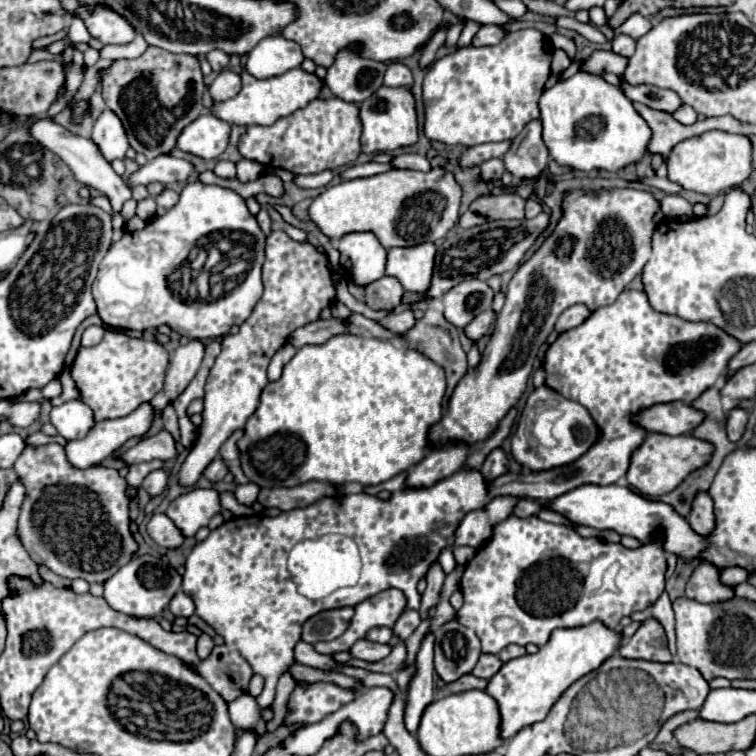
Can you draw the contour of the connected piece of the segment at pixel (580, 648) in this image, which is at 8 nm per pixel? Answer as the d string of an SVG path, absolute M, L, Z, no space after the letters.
M592 622L582 628L558 628L552 632L546 646L536 654L524 654L506 662L486 686L486 692L496 700L500 712L500 738L510 740L522 728L532 726L546 718L560 694L578 678L596 670L618 648L620 632L604 628L600 622Z

